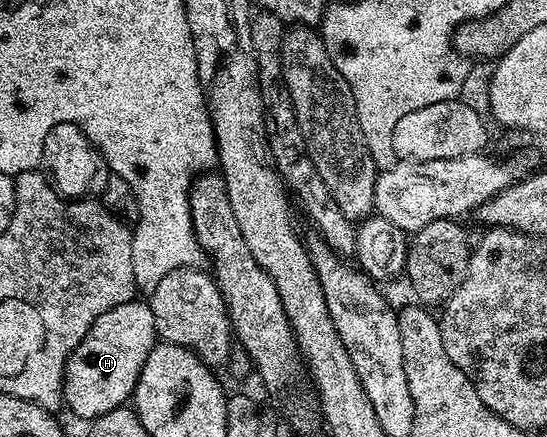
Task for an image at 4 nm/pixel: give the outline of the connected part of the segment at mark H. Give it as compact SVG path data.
M134 300L103 312L67 360L64 405L69 405L70 412L84 420L98 418L126 405L133 397L139 372L158 341L155 316L148 301Z

